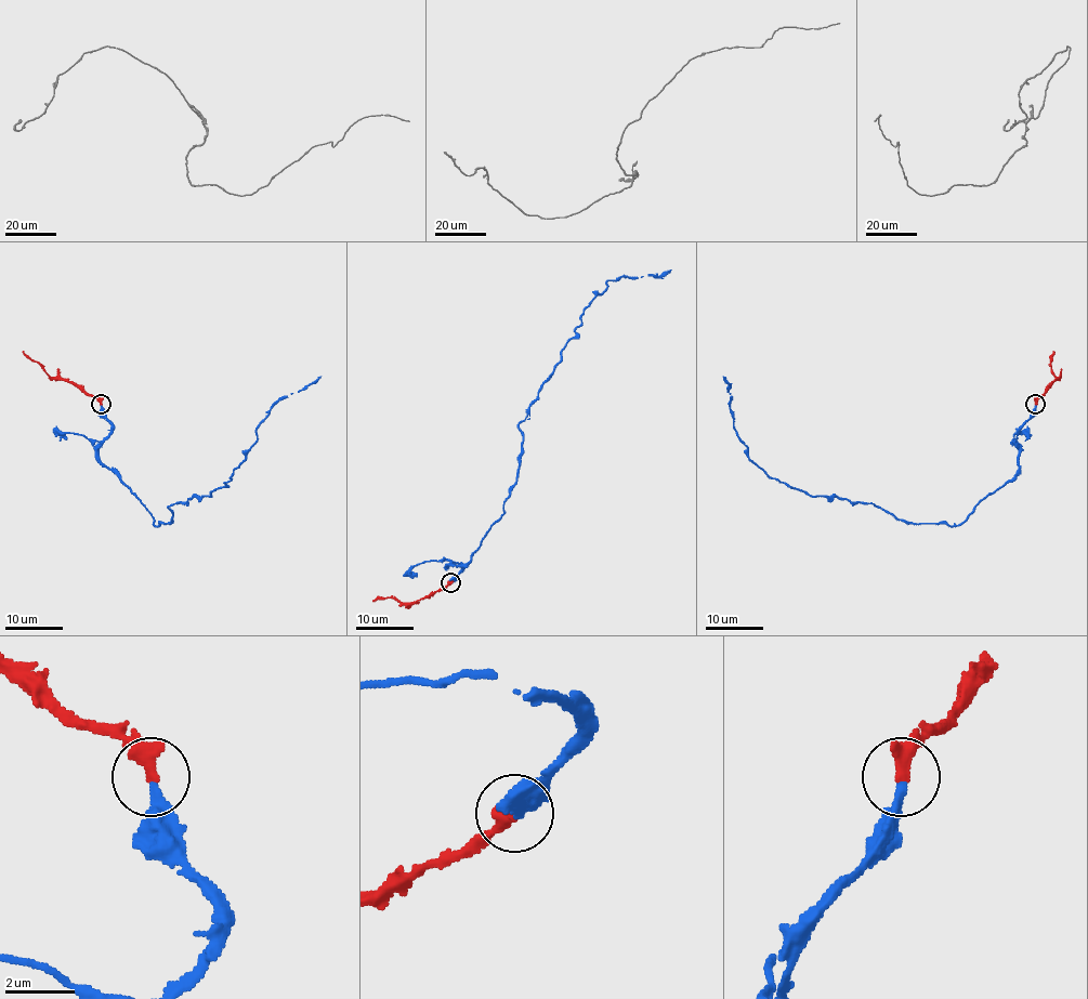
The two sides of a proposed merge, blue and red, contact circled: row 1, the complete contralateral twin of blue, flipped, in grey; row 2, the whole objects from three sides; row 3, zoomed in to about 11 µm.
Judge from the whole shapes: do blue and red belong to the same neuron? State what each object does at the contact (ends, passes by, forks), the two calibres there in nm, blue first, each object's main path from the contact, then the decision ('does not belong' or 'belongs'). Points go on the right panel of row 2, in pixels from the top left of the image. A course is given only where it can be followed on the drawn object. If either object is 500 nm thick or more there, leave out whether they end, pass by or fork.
blue ends there; red ends there; 240 nm thick on the blue side, 440 nm on the other; blue runs (1036, 405), (1017, 435), (1010, 480), (959, 525), (907, 523), (768, 475), (734, 424), (722, 376); red runs (1036, 403), (1056, 379), (1050, 364), (1050, 355), (1054, 351); belongs

